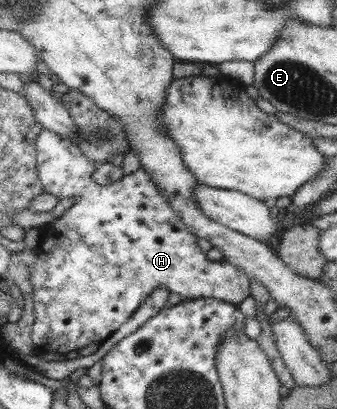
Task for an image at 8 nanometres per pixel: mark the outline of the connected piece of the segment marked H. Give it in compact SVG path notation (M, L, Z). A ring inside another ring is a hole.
M45 129L43 133L38 137L38 169L42 183L44 184L44 190L46 193L53 194L59 199L73 198L75 203L72 207L67 209L65 213L48 224L41 236L41 244L35 250L37 253L37 260L32 266L31 273L31 286L33 287L34 307L36 314L36 323L34 324L33 338L35 347L38 350L45 350L45 352L60 353L62 355L67 352L73 352L73 350L80 350L99 342L99 344L107 341L117 330L123 326L123 323L127 322L134 314L139 310L139 307L157 290L163 288L166 292L178 294L183 299L204 299L204 298L218 298L225 302L238 305L243 302L247 296L251 296L251 284L249 283L249 277L245 274L244 270L241 270L238 266L231 264L227 261L215 262L208 257L207 246L202 242L195 233L192 233L190 226L182 221L180 214L173 209L171 202L167 196L161 194L159 186L155 182L155 179L143 168L139 168L130 175L125 175L119 182L114 182L110 186L101 186L97 184L93 178L97 164L91 162L78 147L75 142L69 140L67 136L61 136L61 134L55 134L55 132Z

